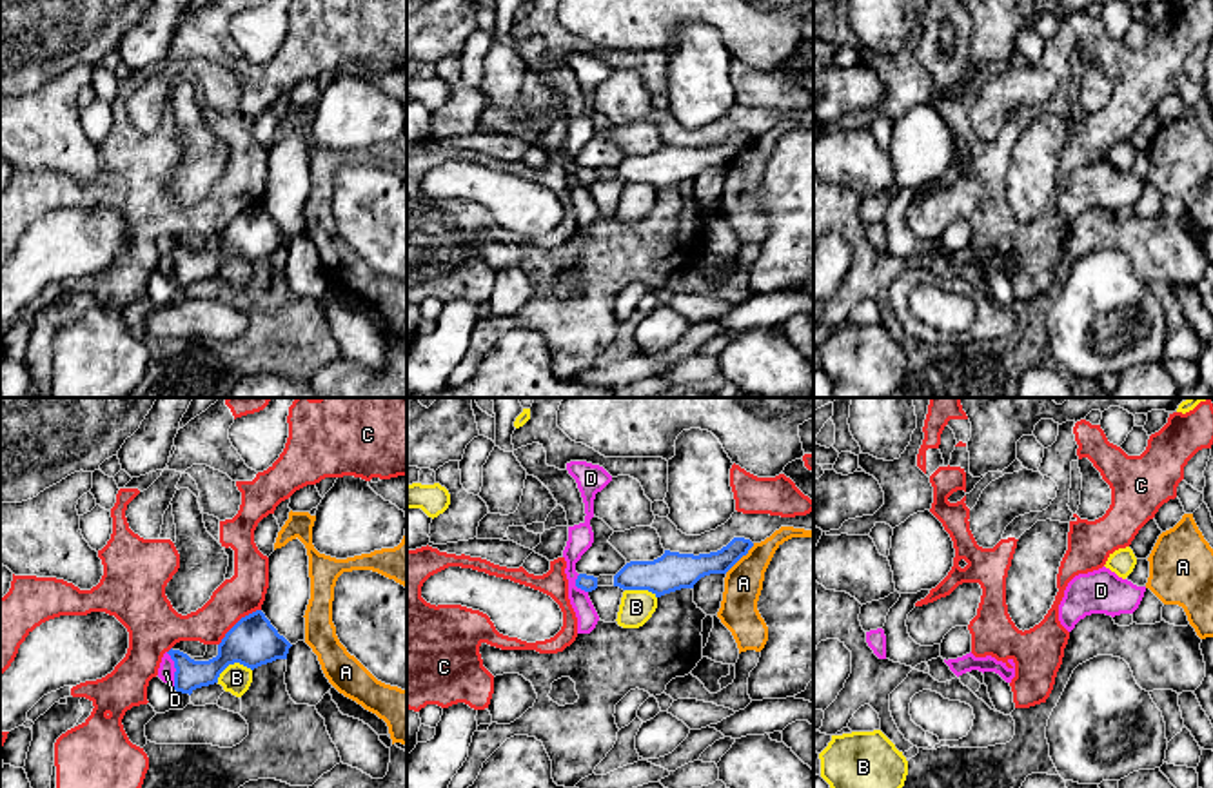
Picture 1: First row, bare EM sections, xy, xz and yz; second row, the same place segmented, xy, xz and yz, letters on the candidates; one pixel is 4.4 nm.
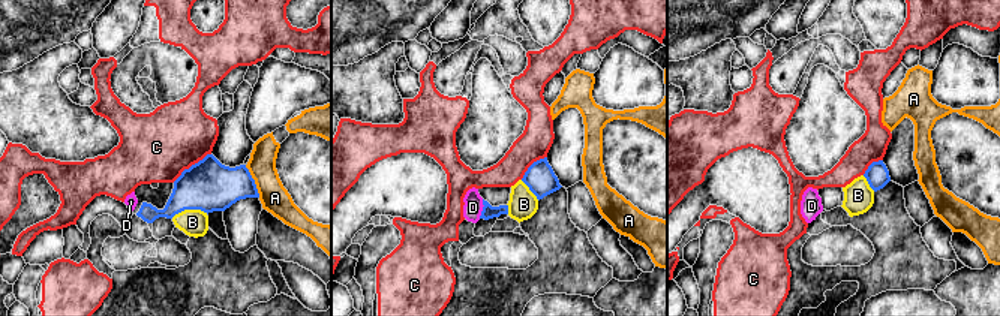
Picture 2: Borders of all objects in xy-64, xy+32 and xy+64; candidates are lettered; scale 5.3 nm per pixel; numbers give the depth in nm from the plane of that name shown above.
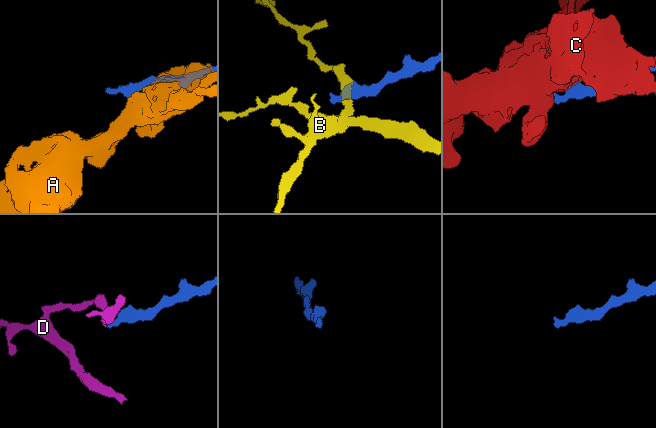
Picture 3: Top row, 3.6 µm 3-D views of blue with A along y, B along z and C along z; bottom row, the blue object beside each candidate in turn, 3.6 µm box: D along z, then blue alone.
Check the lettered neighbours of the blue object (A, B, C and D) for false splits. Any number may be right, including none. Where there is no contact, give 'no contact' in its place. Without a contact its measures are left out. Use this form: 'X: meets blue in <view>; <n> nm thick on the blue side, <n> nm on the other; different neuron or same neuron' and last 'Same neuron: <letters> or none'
A: meets blue in xz; 150 nm thick on the blue side, 170 nm on the other; different neuron
B: meets blue in xy; 220 nm thick on the blue side, 130 nm on the other; different neuron
C: meets blue in xy; 220 nm thick on the blue side, 180 nm on the other; different neuron
D: meets blue in xy; 130 nm thick on the blue side, 80 nm on the other; different neuron
Same neuron: none

